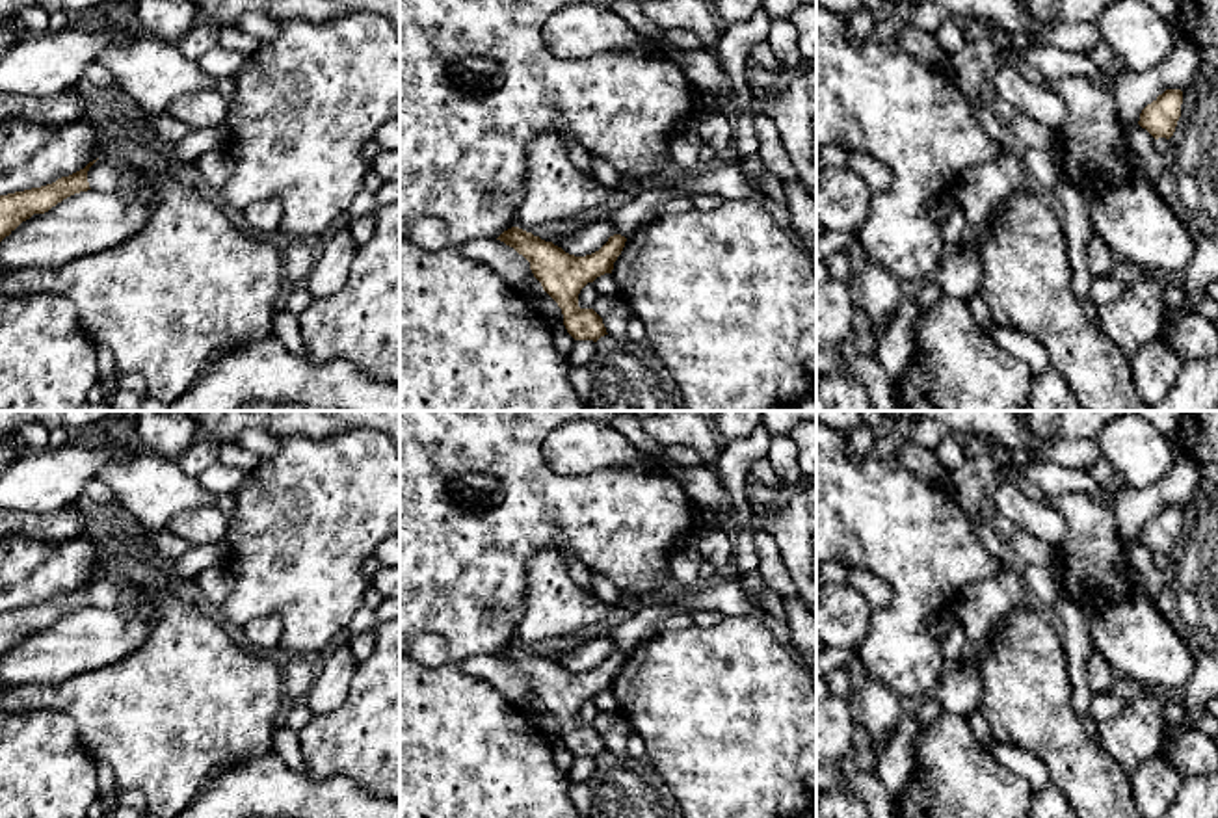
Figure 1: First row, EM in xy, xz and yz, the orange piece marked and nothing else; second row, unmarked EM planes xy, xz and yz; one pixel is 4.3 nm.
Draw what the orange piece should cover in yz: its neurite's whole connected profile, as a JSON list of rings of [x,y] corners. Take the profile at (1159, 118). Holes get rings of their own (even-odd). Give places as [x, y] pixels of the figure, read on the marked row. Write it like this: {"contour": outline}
{"contour": [[[1166,89],[1142,110],[1138,125],[1145,128],[1155,139],[1158,138],[1170,139],[1181,117],[1181,104],[1183,91]]]}

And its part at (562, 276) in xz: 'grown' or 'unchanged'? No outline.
unchanged

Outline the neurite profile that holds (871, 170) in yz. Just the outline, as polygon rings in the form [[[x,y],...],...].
[[[852,151],[846,167],[857,173],[872,193],[881,193],[891,184],[891,171],[868,152]]]

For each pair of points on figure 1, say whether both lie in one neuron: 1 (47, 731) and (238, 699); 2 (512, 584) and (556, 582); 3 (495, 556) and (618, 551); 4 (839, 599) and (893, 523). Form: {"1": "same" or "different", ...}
{"1": "different", "2": "different", "3": "same", "4": "different"}

